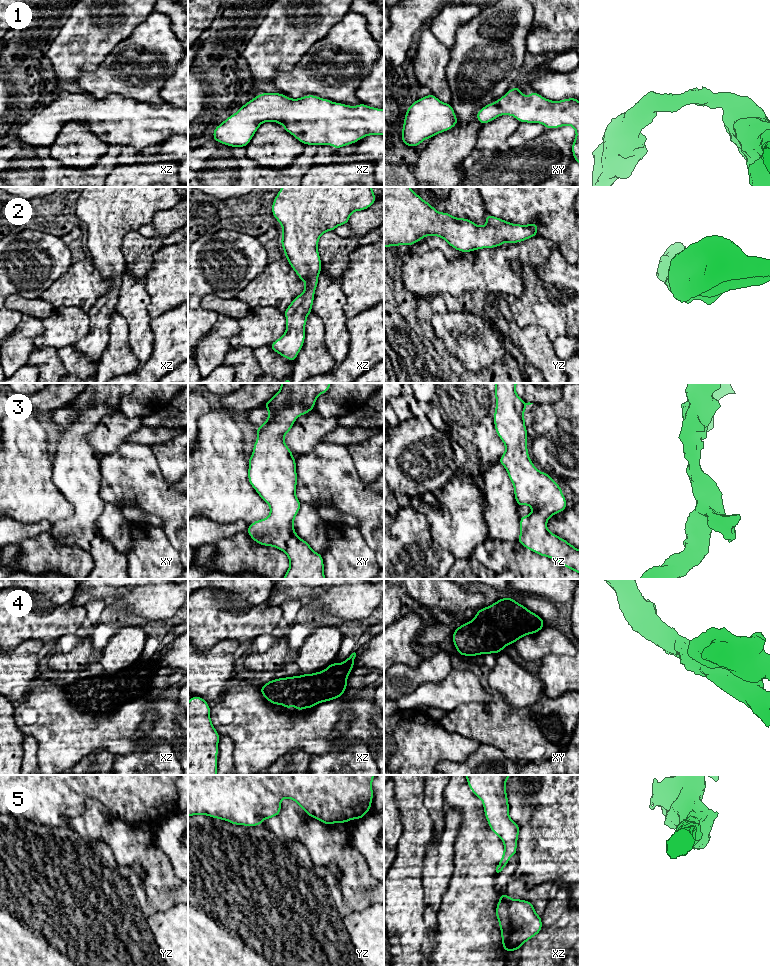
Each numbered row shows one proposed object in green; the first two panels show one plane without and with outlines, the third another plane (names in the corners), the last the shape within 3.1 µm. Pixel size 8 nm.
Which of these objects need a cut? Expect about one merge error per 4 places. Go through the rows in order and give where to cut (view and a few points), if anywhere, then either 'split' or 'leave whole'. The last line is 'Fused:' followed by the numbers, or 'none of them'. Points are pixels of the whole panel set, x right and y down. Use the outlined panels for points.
1: no cut | leave whole
2: no cut | leave whole
3: xy (268, 407), (273, 416), (260, 427) | split
4: no cut | leave whole
5: no cut | leave whole
Fused: 3

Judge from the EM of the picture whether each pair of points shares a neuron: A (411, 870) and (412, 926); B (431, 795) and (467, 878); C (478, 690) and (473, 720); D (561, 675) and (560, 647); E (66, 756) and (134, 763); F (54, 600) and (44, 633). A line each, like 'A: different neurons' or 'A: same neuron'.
A: same neuron
B: different neurons
C: different neurons
D: different neurons
E: different neurons
F: different neurons

